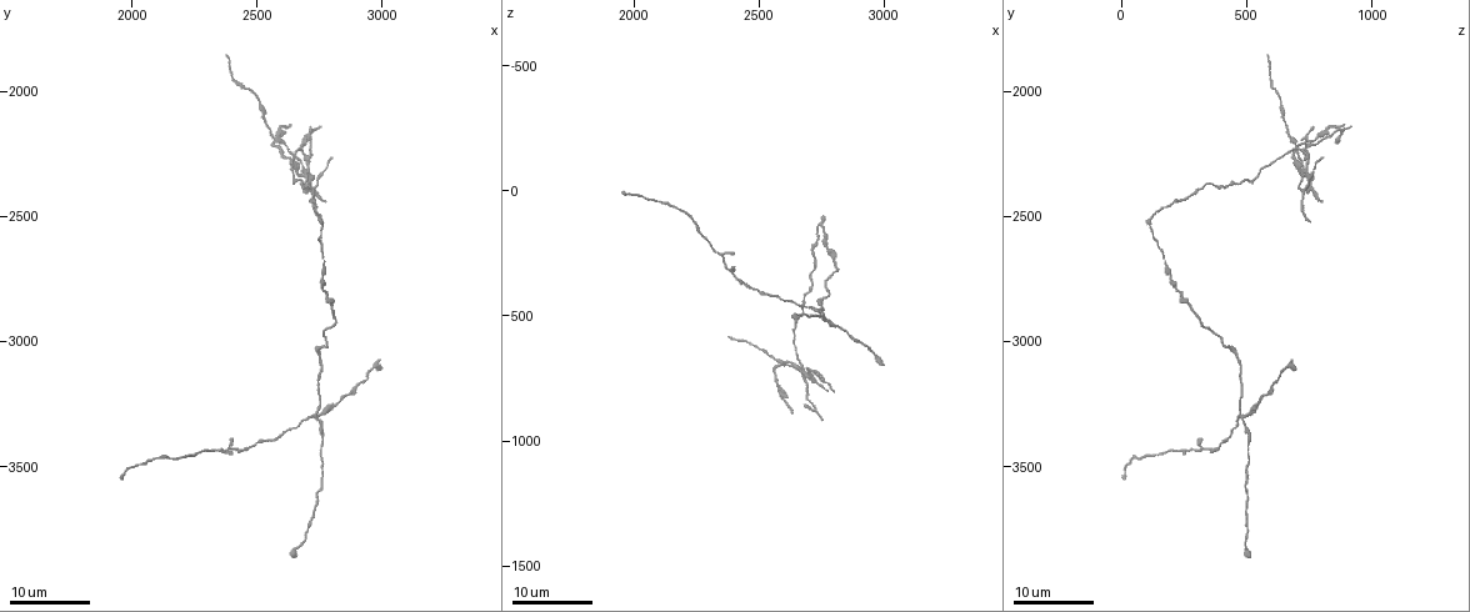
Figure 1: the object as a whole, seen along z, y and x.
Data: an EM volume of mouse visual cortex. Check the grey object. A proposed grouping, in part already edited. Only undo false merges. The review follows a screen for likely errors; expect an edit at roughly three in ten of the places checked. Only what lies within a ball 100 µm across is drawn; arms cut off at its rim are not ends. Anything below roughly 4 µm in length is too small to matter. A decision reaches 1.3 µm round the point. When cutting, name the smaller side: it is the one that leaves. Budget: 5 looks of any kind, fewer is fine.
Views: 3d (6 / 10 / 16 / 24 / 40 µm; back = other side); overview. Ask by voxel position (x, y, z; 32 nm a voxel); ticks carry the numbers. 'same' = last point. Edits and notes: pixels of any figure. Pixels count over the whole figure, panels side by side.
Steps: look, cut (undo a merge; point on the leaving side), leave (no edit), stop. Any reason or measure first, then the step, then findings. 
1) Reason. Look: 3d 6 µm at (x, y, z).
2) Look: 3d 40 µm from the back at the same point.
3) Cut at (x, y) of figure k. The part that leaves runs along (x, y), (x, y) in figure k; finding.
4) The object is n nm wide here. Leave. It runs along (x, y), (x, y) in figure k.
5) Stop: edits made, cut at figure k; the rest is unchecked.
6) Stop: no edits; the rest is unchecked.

Thin arm on a thick one. Look: 3d 16 µm at (2410, 3420, 330).

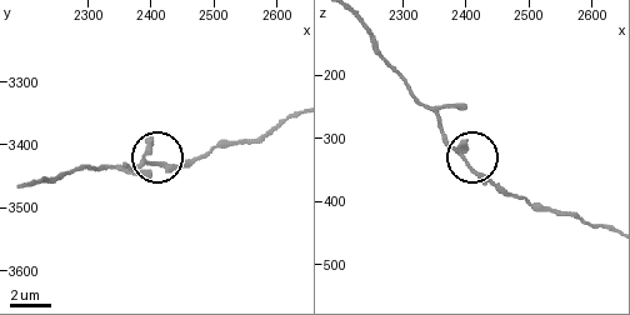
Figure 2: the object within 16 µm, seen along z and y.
Zoom in. Look: 3d 6 µm at (2405, 3430, 340).

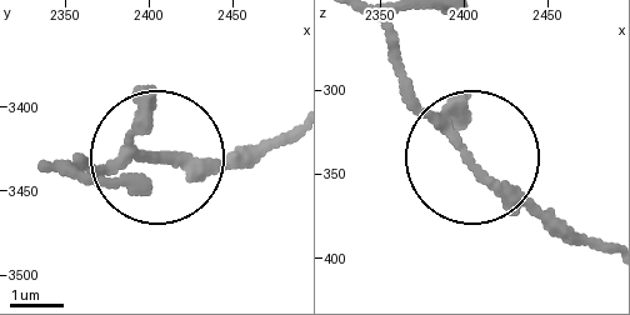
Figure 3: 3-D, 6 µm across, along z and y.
The object is 160 nm wide here. Leave. All the same neuron.

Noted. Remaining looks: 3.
Four-way junction. Look: 3d 24 µm at (2730, 3290, 470).

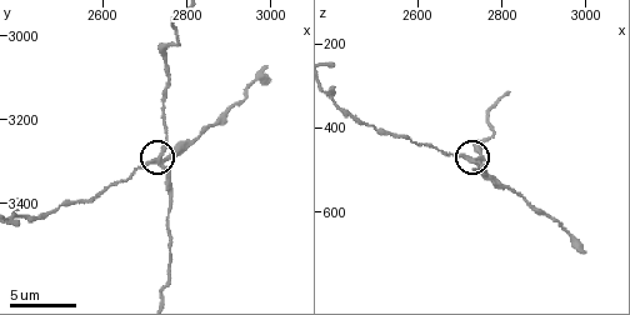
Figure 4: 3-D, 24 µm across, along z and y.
Look: 3d 6 µm at (2725, 3295, 470).

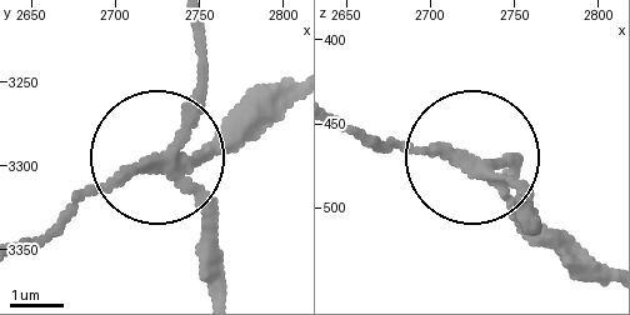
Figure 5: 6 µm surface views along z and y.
The object is 200 nm wide here. Cut at (216, 145) of figure 5. The part that leaves runs along (163, 169), (293, 88) in figure 5; two neurons meet here.

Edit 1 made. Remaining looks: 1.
Stop: edits made, cut at figure 5; the rest is unchecked.

